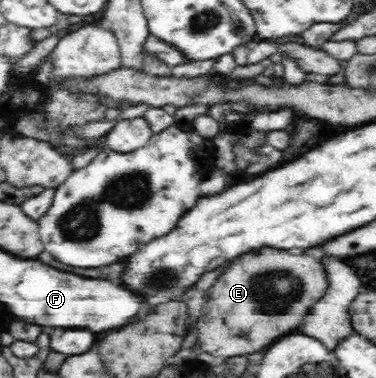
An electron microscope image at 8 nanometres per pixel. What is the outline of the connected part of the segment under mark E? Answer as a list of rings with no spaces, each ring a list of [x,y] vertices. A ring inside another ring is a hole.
[[[257,249],[253,253],[245,253],[233,265],[229,265],[209,289],[205,311],[195,327],[199,337],[197,346],[203,352],[225,358],[263,352],[265,345],[271,345],[277,337],[283,337],[291,329],[303,325],[301,315],[309,311],[313,303],[317,303],[317,297],[323,297],[325,285],[325,271],[311,255],[289,253],[281,249]]]

